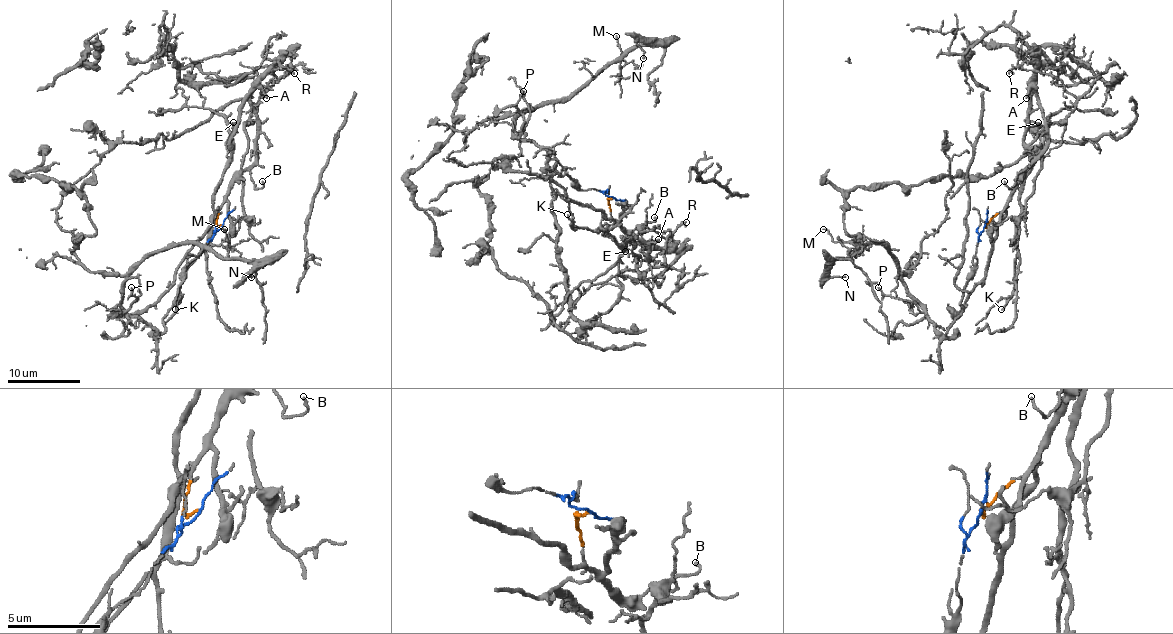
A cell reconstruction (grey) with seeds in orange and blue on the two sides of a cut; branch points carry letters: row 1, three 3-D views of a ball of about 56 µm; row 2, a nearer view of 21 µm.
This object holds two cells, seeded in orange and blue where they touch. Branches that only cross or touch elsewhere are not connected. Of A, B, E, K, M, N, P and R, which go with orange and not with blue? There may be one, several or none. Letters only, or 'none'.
A, B, E, K, R

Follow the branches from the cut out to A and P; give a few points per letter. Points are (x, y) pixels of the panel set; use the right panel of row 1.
A: (985, 225), (1003, 210), (1014, 183), (1046, 145), (1046, 124), (1037, 95), (1030, 89), (1026, 98)
P: (985, 226), (976, 248), (977, 261), (963, 291), (963, 310), (945, 335), (936, 329), (923, 311), (878, 288)

